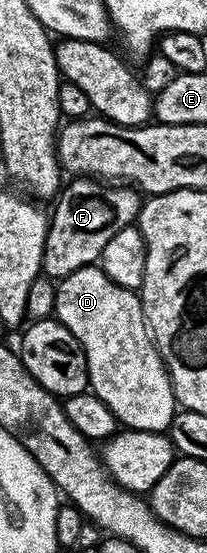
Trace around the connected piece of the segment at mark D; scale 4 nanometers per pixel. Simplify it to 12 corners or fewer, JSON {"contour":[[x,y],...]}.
{"contour":[[96,264],[58,279],[54,317],[90,393],[129,430],[170,431],[167,365],[136,291]]}

